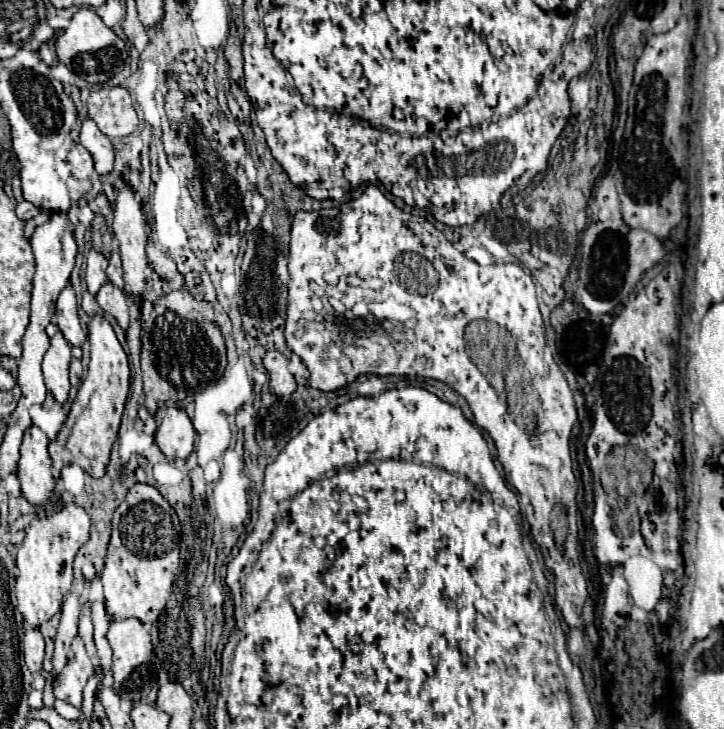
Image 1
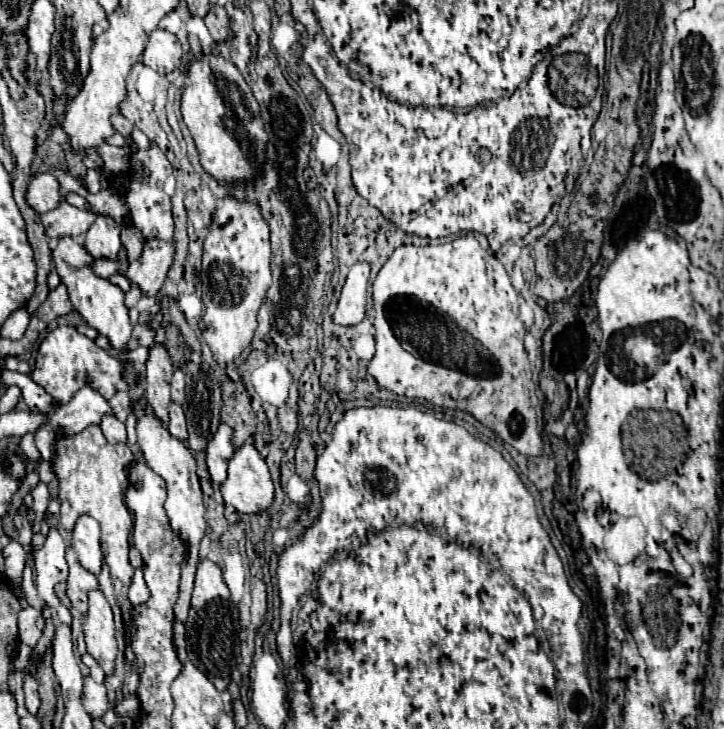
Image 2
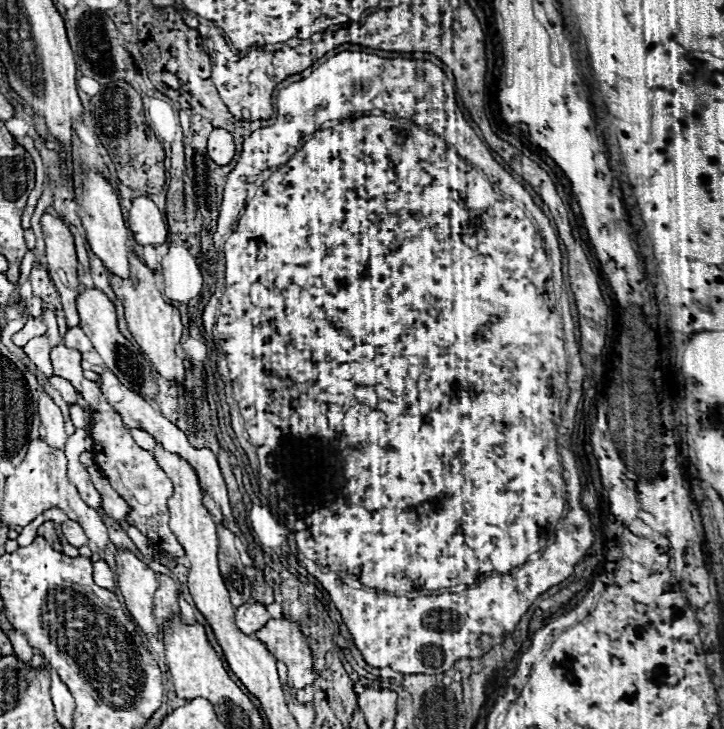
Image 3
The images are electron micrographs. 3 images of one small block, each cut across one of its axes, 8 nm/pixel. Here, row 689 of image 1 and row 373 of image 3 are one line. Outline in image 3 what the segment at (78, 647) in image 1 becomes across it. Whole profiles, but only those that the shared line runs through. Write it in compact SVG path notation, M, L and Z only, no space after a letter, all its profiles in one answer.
M64 344L52 348L52 366L54 374L70 380L74 388L84 396L84 400L90 404L92 412L92 440L96 444L96 464L106 474L110 486L128 502L130 512L126 522L130 526L136 526L142 534L146 534L154 544L158 544L162 550L166 550L172 556L184 556L184 548L176 540L176 536L168 528L168 498L172 496L172 482L164 474L164 470L156 464L154 456L146 450L142 450L134 440L130 430L122 424L122 418L118 412L106 402L106 398L100 392L100 386L92 380L84 378L84 370L80 366L82 356L74 348L66 348Z

